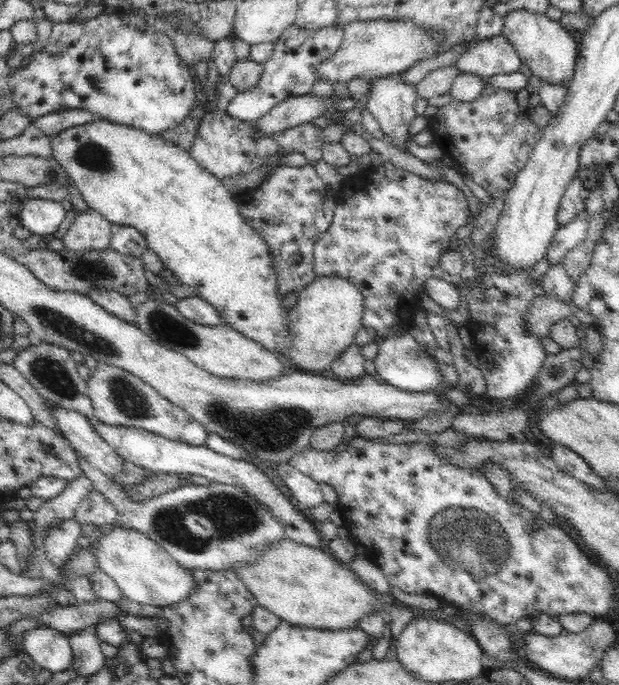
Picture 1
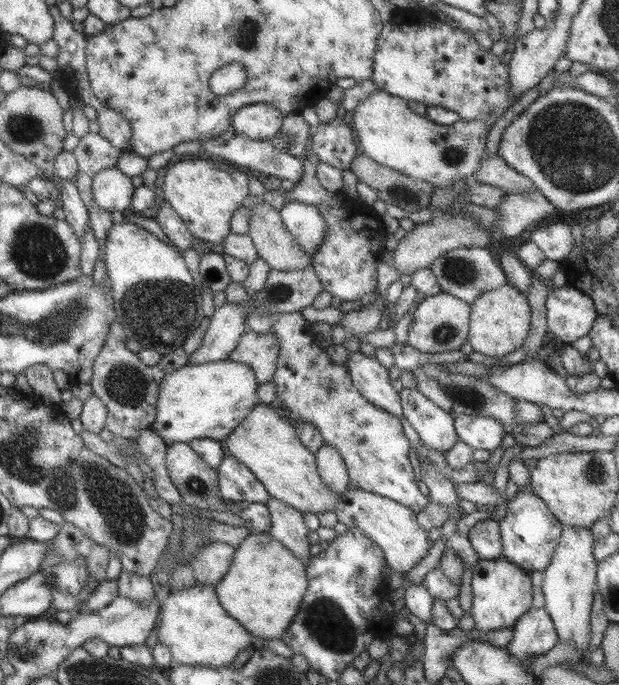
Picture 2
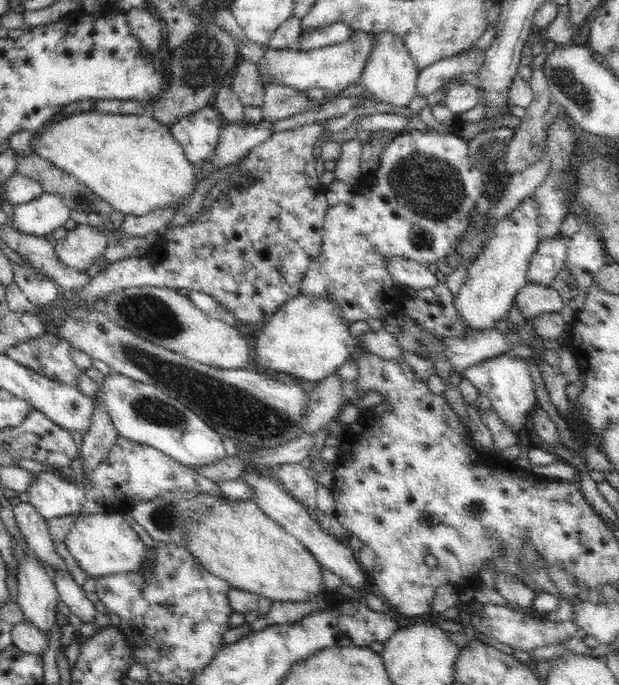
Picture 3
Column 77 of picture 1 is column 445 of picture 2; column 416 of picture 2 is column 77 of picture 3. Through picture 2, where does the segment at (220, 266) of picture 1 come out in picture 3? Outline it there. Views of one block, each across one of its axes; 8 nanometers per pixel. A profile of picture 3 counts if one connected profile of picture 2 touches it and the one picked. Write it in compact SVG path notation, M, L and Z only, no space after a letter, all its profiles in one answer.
M95 110L64 114L31 137L32 152L77 178L122 214L142 216L156 208L183 207L196 185L195 171L182 145L152 115L104 114Z

